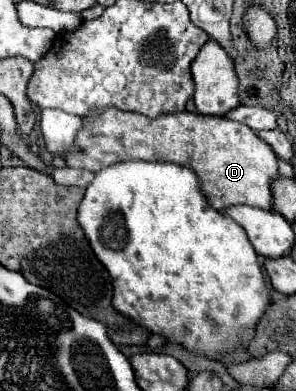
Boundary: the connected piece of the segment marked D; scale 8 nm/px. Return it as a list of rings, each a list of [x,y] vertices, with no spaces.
[[[91,109],[85,117],[87,125],[79,129],[79,137],[75,137],[79,149],[75,149],[71,157],[65,157],[67,167],[91,169],[97,173],[109,165],[133,159],[177,163],[195,171],[201,191],[217,211],[231,205],[251,205],[259,209],[273,207],[271,181],[279,175],[277,155],[243,123],[191,111],[161,113],[159,117],[149,119],[121,109]]]

